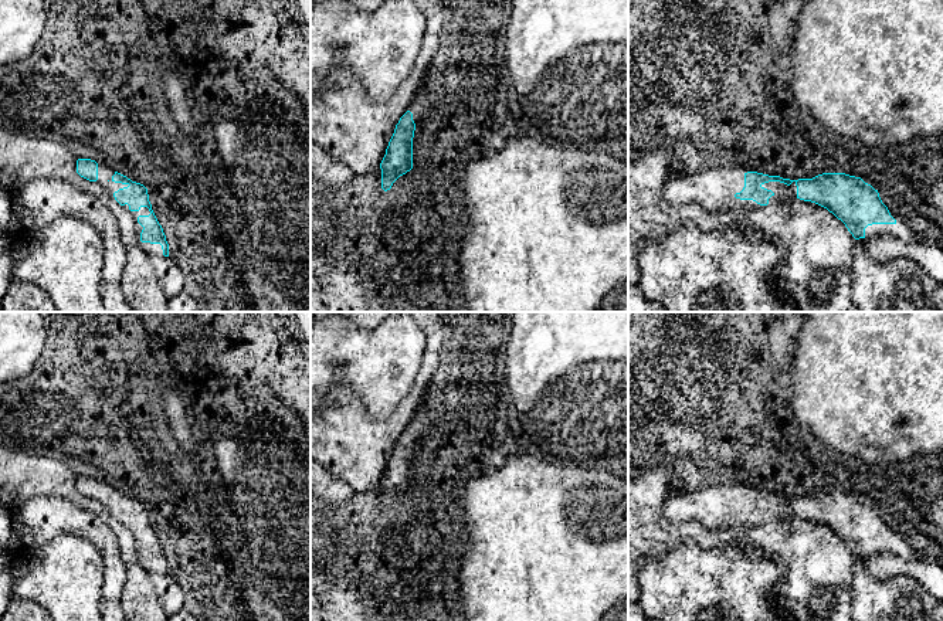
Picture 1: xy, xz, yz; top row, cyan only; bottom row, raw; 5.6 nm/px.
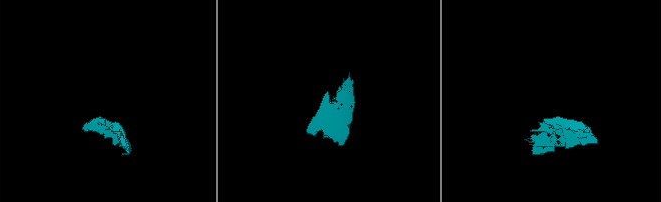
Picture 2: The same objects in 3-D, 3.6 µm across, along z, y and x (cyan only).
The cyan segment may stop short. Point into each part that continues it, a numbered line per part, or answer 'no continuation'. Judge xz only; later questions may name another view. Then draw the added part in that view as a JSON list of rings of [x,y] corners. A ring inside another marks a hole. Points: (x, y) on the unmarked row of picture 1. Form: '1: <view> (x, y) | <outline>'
1: xz (421, 423) | [[[423,401],[418,405],[413,421],[410,423],[408,428],[413,431],[413,438],[415,444],[425,435],[433,425],[433,414],[424,407]]]

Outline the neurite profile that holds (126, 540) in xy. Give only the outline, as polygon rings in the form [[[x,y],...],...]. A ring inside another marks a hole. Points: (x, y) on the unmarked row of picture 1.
[[[0,445],[0,503],[13,512],[31,498],[54,496],[98,515],[113,532],[128,571],[122,591],[126,618],[167,621],[150,574],[138,563],[135,535],[96,499],[81,495],[77,491],[77,478],[74,469],[58,458]]]

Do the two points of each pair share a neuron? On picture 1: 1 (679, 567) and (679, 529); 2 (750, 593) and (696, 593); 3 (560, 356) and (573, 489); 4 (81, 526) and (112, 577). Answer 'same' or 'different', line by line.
1: different
2: same
3: different
4: same

